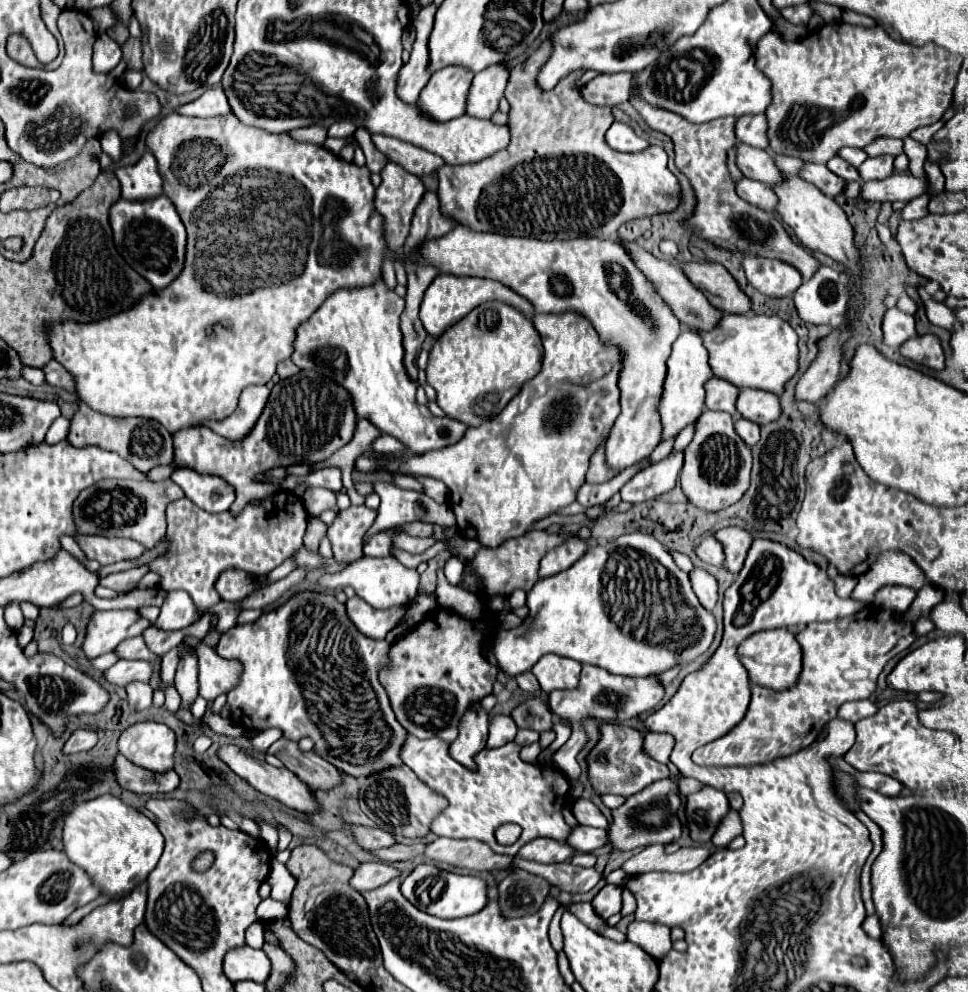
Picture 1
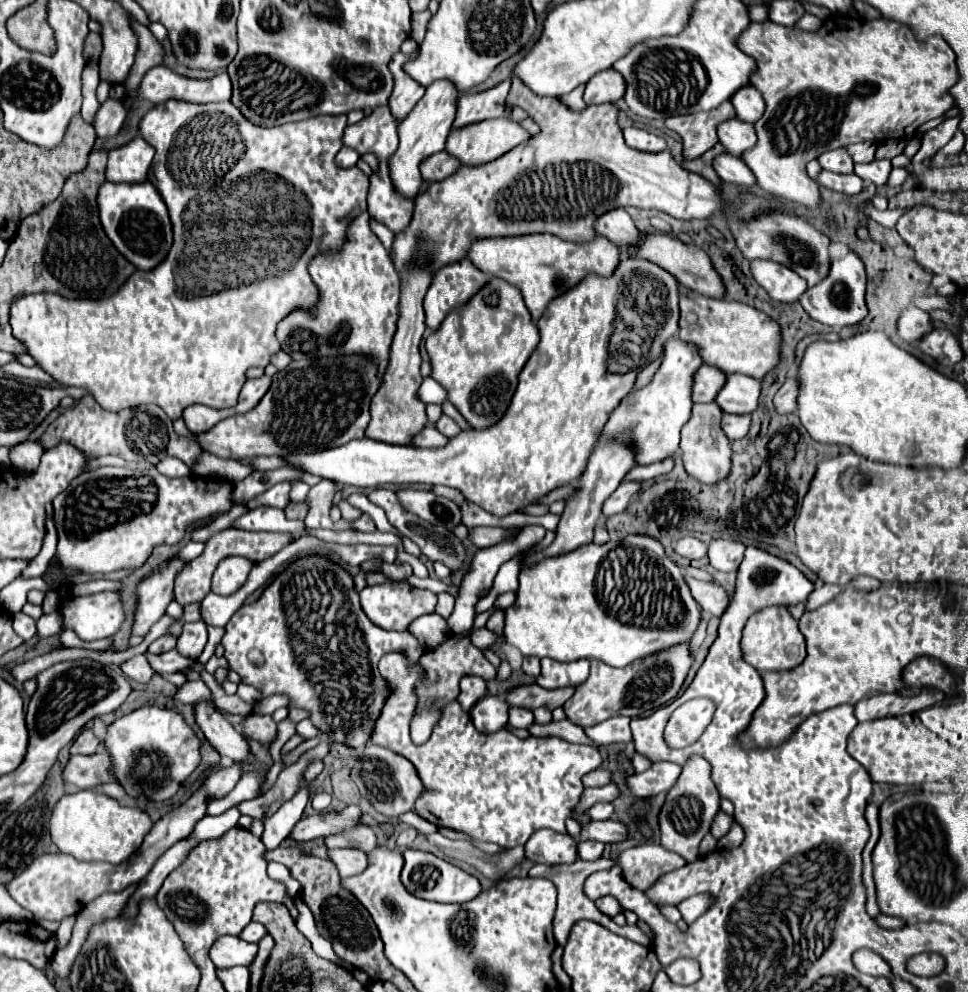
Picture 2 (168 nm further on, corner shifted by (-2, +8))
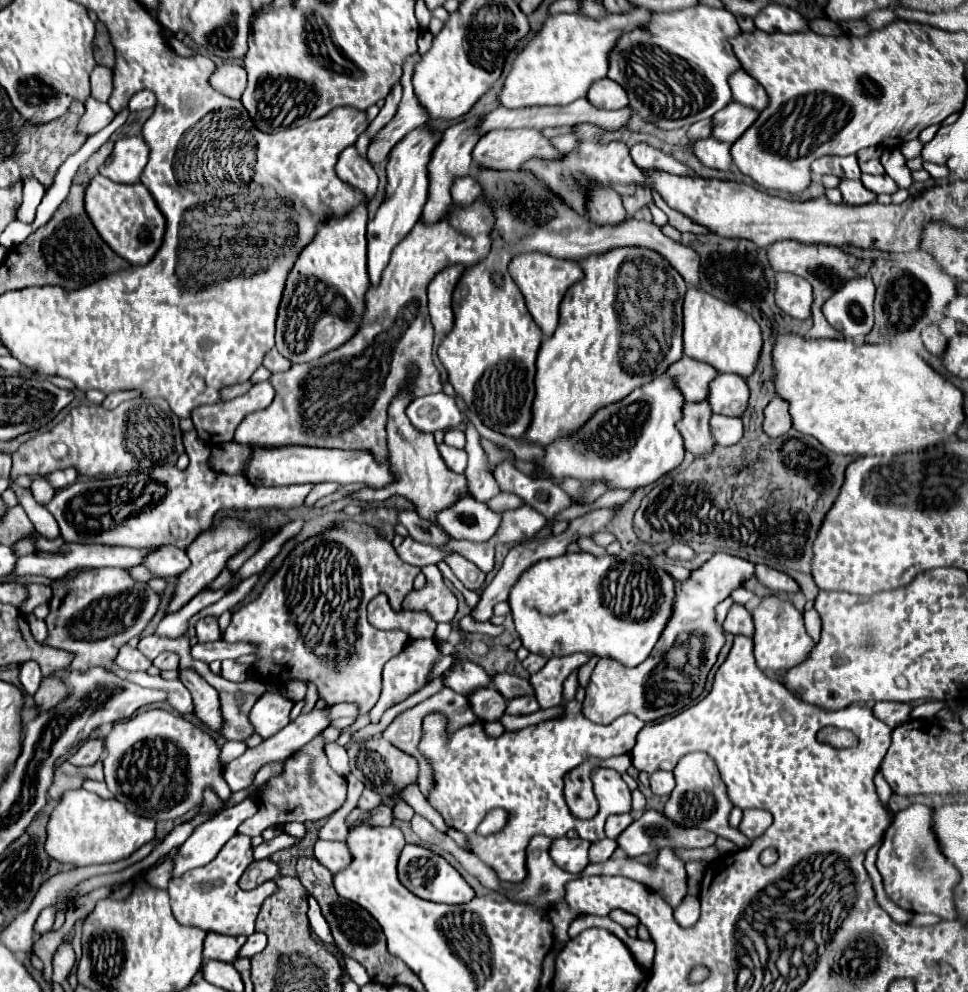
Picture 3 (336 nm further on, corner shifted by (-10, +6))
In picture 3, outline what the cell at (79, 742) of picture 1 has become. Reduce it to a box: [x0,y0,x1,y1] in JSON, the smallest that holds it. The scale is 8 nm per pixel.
[68,739,104,765]

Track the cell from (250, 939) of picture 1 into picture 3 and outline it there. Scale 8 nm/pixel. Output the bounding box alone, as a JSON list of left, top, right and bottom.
[240,931,268,957]

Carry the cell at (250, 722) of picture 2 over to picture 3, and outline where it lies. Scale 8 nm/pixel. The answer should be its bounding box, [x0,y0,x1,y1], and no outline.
[220,693,258,741]

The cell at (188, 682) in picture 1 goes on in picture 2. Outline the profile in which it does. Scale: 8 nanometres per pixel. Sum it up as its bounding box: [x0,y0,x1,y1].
[176,621,208,657]

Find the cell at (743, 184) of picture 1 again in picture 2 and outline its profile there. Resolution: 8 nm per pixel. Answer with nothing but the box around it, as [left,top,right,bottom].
[712,153,756,187]

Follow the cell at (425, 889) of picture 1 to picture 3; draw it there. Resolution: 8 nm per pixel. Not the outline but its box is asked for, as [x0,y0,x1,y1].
[398,845,476,905]

